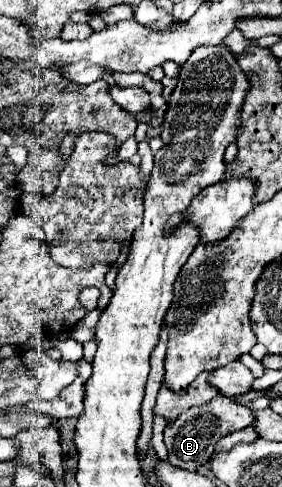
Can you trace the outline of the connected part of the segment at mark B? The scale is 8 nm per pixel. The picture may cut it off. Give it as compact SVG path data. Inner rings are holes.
M223 395L213 397L205 405L191 407L191 409L187 409L185 413L181 413L179 417L175 417L173 421L169 421L165 425L165 431L163 431L165 439L163 441L165 441L167 451L169 451L169 461L175 467L183 467L183 469L195 471L197 467L201 467L201 465L205 465L209 461L209 457L213 453L213 445L221 437L251 425L251 421L253 421L251 409L247 409L247 407L243 407L243 405L239 405L233 399L223 397Z

